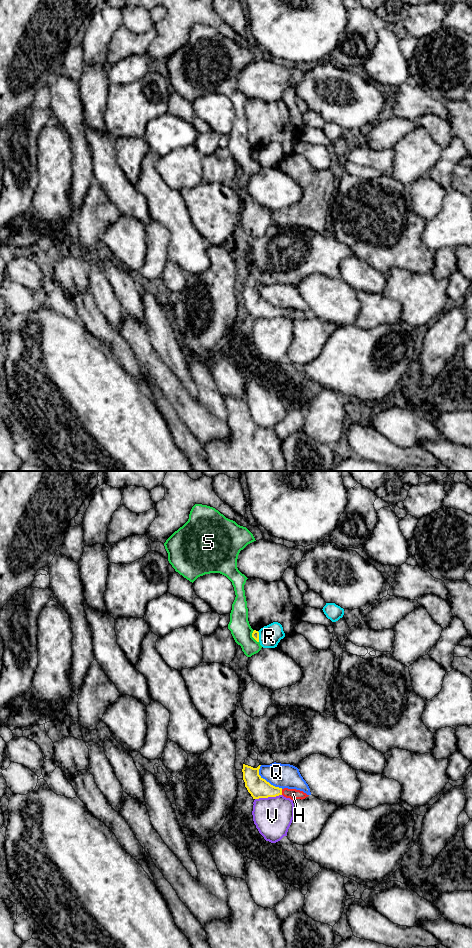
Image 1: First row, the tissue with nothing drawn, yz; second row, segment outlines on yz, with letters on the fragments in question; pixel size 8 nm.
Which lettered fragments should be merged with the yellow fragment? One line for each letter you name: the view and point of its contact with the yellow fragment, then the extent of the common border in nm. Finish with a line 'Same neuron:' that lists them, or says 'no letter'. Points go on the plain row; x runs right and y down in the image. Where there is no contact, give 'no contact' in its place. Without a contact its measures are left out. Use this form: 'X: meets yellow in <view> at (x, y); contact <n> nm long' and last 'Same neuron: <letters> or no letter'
H: meets yellow in yz at (281, 312); contact 50 nm long
Same neuron: H

